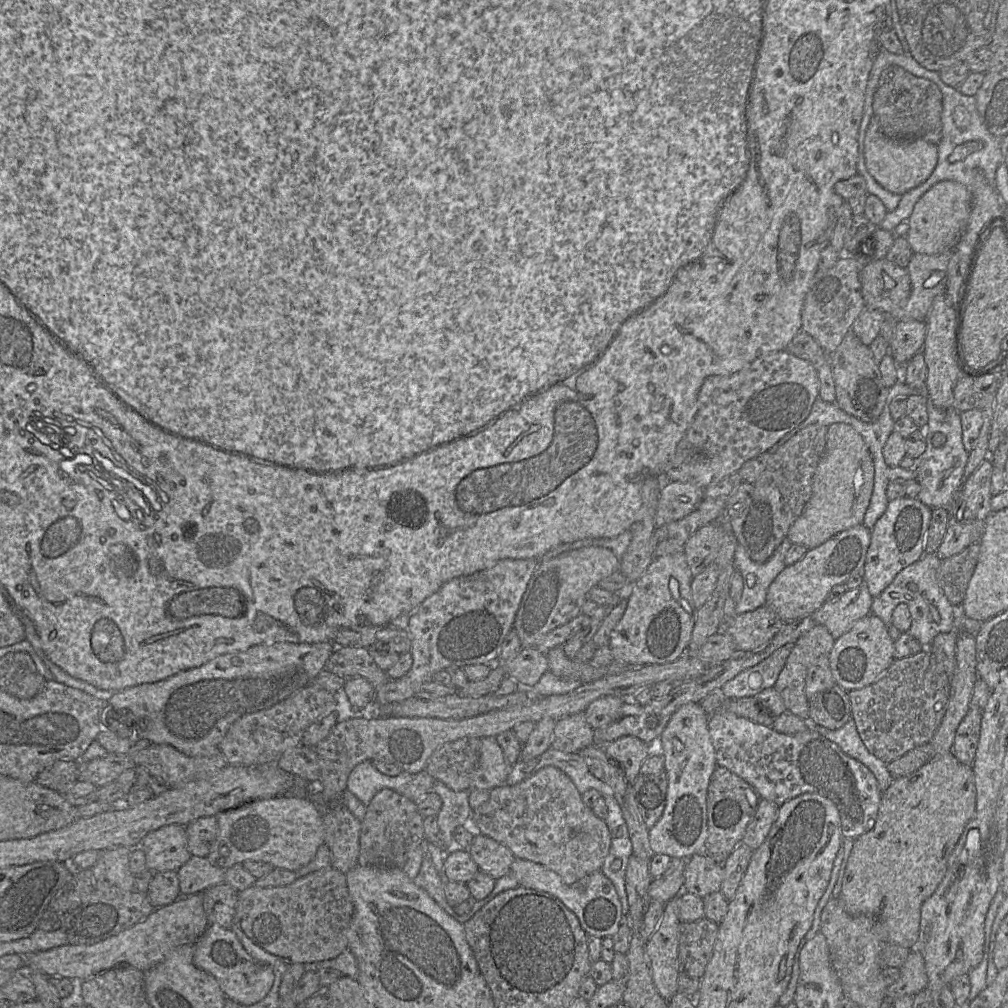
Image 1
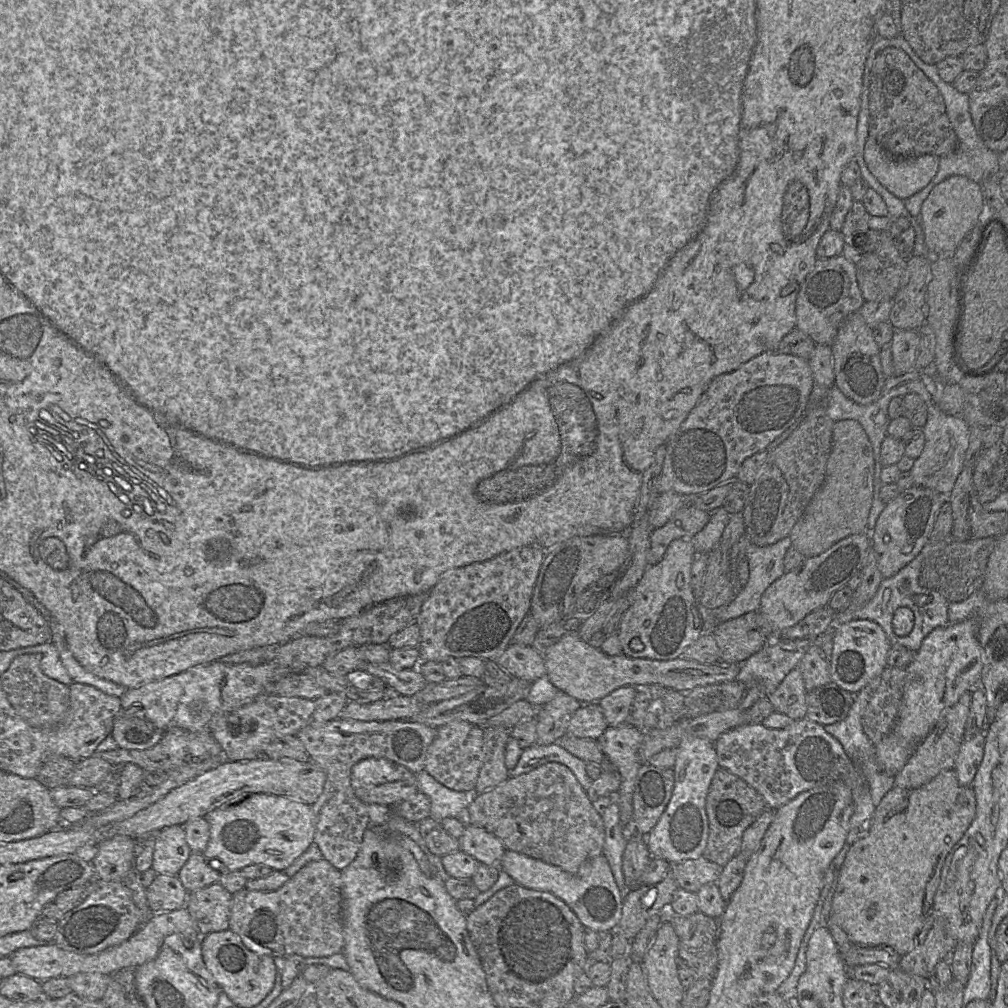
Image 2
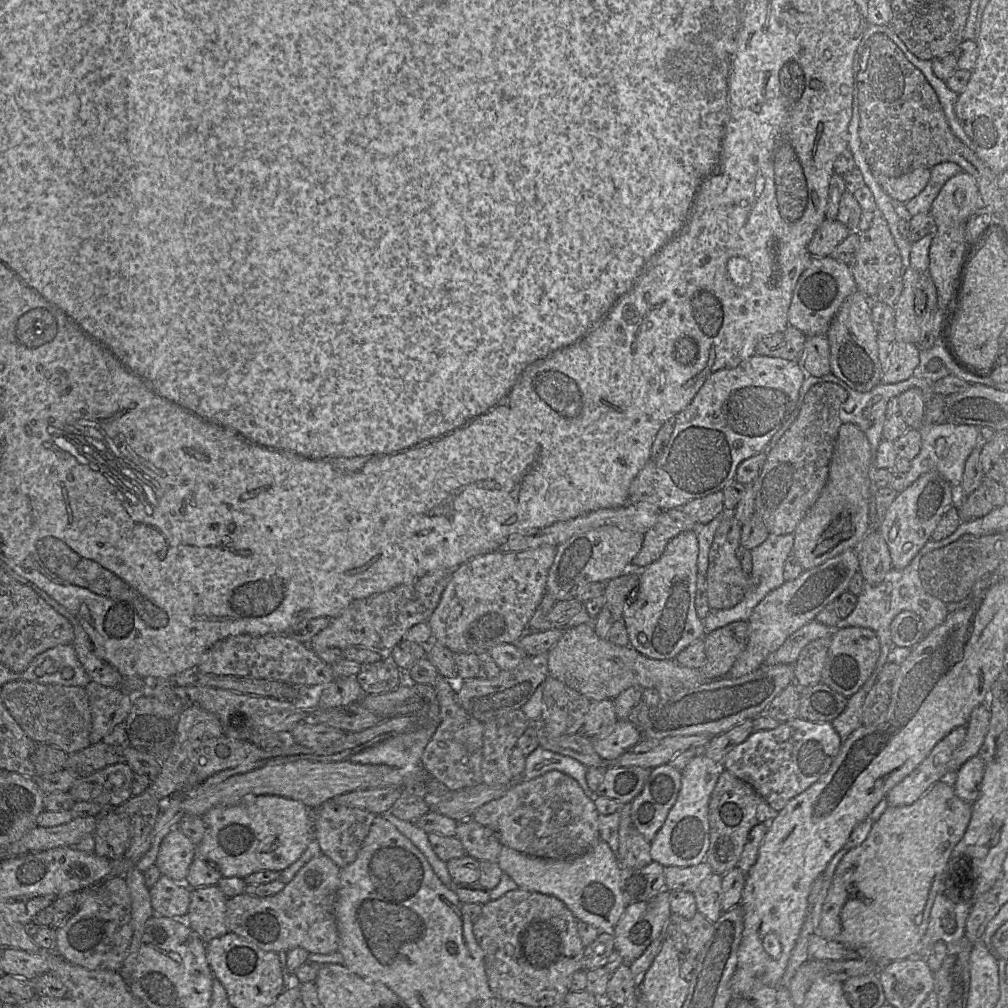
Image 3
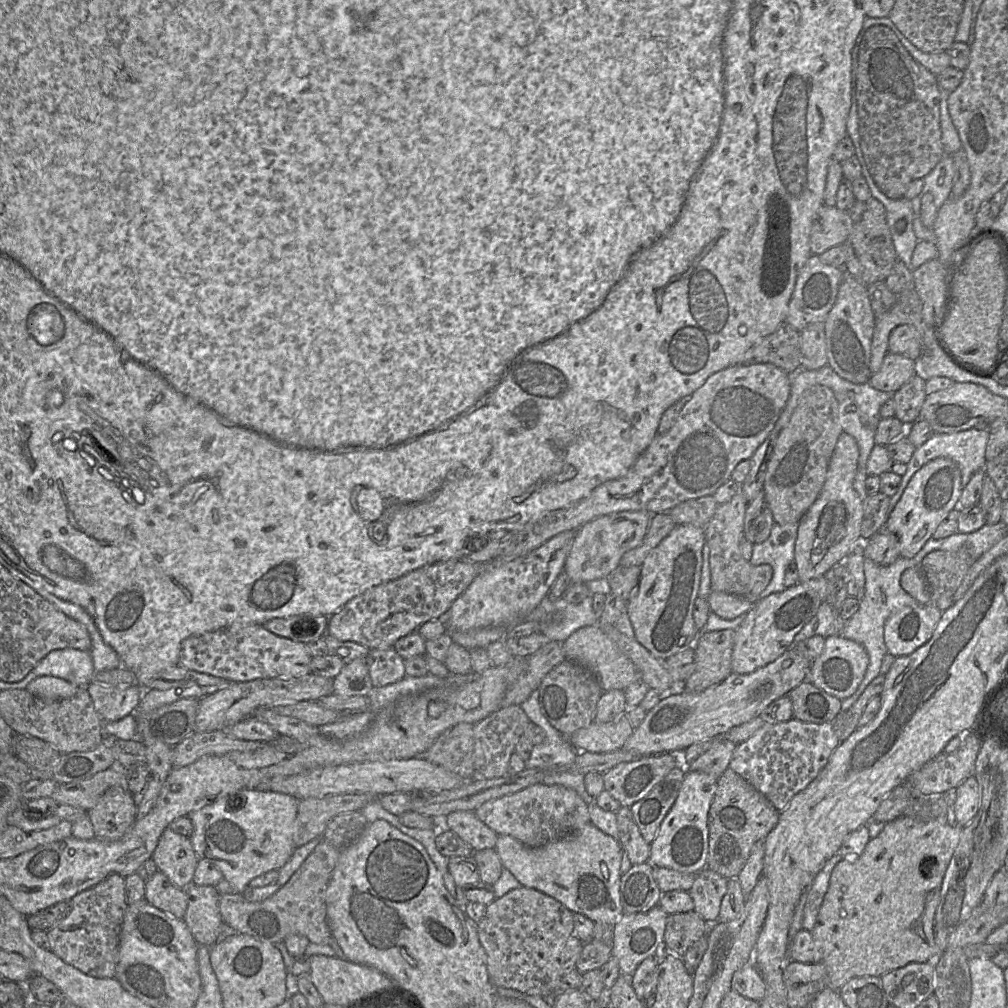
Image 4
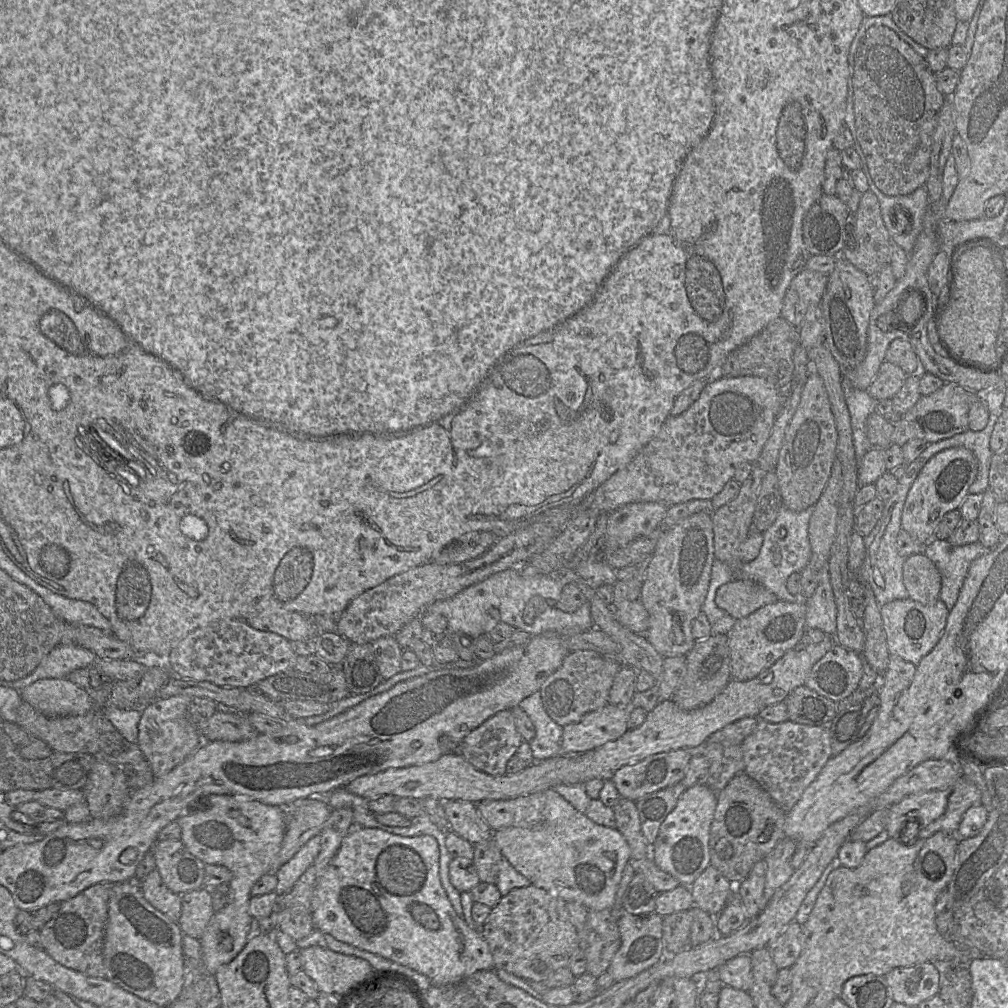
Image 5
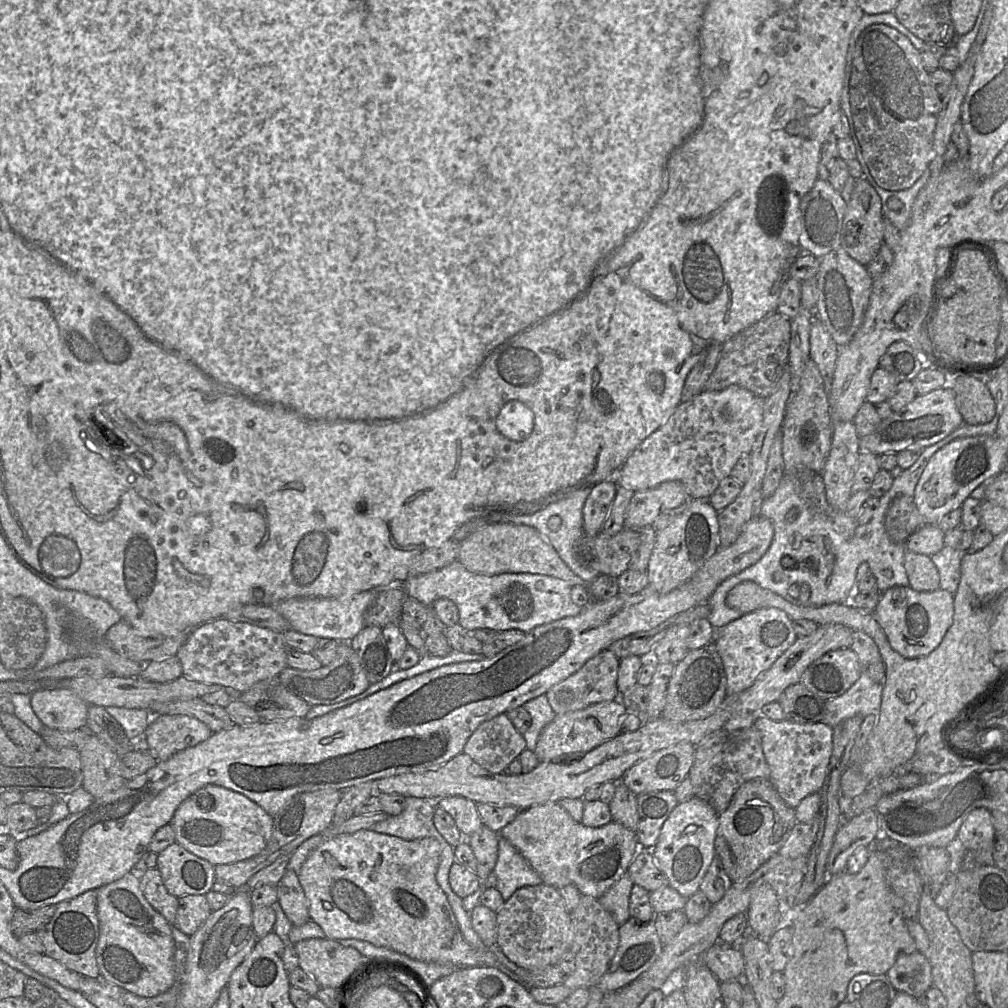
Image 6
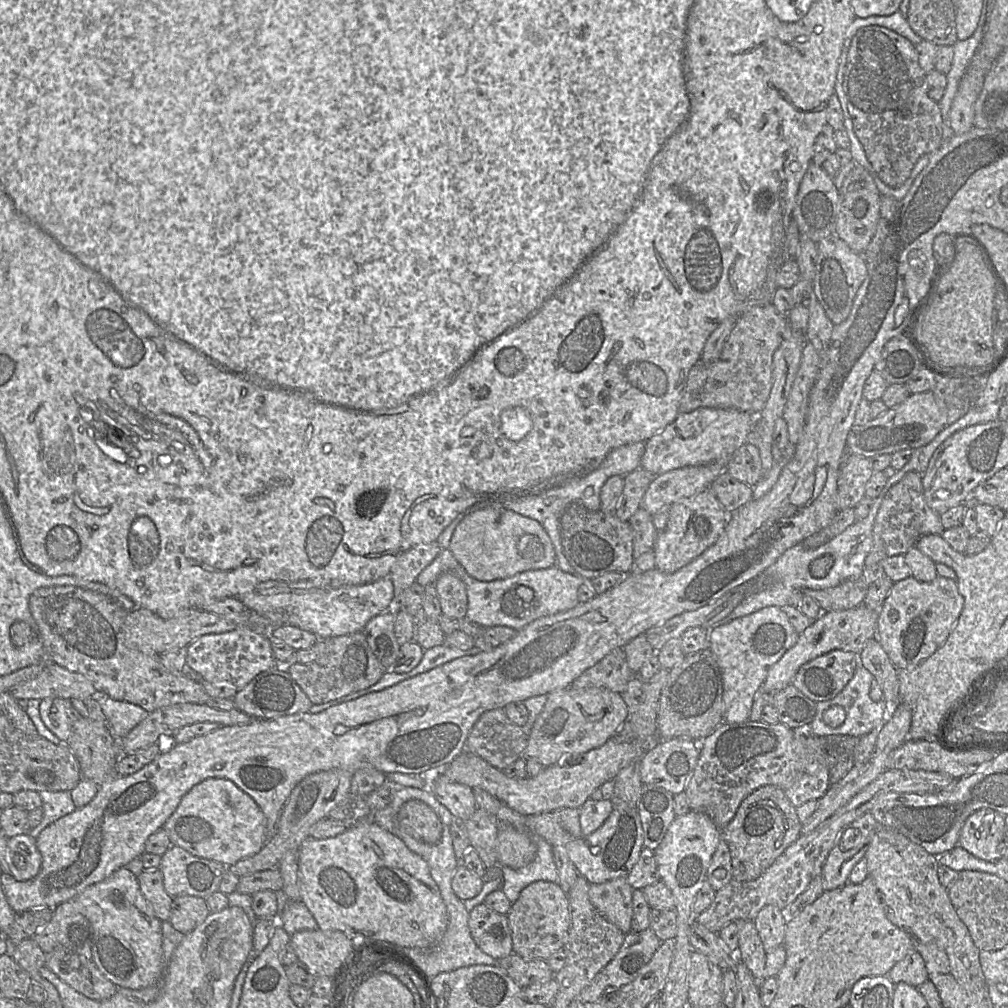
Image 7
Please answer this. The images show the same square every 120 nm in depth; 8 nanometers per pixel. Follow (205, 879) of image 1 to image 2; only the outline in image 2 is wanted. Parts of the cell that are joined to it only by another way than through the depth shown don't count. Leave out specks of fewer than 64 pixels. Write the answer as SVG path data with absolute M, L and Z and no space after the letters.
M191 853L178 874L182 885L189 893L219 883L220 877L220 871L199 853Z

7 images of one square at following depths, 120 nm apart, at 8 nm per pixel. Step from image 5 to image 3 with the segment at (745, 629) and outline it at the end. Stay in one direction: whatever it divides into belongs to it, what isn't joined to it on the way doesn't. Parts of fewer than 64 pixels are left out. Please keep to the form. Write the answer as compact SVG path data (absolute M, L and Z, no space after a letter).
M848 549L819 566L804 570L796 579L785 581L770 591L752 610L748 621L748 640L727 677L738 678L757 669L789 635L800 629L829 603L848 591L849 582L859 570L856 549Z

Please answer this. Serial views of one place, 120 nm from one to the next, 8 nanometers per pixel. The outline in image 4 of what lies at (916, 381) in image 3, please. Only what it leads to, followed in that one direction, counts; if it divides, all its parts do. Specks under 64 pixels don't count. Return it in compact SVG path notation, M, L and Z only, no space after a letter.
M829 365L817 370L800 369L795 374L790 375L791 389L789 399L780 414L773 430L768 435L769 439L776 439L776 435L788 424L791 415L796 408L799 398L805 389L814 385L824 385L830 388L838 402L838 420L843 432L851 435L857 442L859 448L859 458L857 470L853 481L853 487L859 497L864 501L867 498L865 480L868 475L866 472L867 461L870 453L875 446L874 436L880 419L880 408L894 393L883 392L873 388L868 382L854 384L841 378Z

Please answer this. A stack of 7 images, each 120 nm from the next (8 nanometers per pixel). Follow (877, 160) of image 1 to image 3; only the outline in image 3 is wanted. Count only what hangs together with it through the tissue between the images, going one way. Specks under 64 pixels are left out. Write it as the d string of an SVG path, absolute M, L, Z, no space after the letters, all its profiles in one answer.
M917 168L899 177L886 177L877 173L873 175L892 200L907 203L926 187L930 179L930 169Z

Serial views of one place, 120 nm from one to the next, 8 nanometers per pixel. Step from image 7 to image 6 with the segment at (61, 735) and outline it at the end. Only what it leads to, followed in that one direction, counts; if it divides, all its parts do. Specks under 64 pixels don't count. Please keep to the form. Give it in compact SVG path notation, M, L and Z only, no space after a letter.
M68 688L40 689L31 694L31 707L44 726L61 731L86 728L89 705Z

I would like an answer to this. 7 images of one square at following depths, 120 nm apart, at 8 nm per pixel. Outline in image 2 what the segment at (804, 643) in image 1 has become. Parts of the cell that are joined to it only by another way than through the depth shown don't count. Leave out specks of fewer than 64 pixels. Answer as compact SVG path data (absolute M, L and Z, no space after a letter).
M797 666L786 675L768 699L774 712L799 721L806 718L806 693L802 674Z

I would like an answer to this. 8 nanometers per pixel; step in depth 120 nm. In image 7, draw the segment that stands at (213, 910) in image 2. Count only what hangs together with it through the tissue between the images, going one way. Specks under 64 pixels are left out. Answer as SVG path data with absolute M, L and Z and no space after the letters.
M178 896L173 898L169 922L175 930L186 935L199 926L209 914L205 899Z

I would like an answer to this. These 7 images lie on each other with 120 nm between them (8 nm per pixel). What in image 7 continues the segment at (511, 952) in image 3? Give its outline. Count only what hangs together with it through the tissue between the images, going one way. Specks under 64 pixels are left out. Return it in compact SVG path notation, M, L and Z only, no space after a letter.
M532 882L521 890L506 916L511 930L514 954L527 960L547 960L552 954L563 949L571 916L567 893L558 883Z

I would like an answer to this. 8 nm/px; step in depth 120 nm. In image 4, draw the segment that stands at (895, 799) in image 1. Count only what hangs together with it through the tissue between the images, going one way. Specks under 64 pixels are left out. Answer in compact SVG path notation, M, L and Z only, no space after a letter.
M950 814L950 821L921 821L921 820L918 820L918 819L915 819L909 816L902 815L901 817L891 822L886 823L883 830L880 832L880 834L876 836L875 838L870 839L870 841L867 843L862 854L860 854L859 856L852 857L852 858L843 858L835 865L835 867L832 870L831 876L830 876L828 889L824 895L823 901L821 903L821 906L820 906L820 909L819 909L819 912L816 918L816 923L811 931L814 942L822 955L821 963L825 966L826 971L827 971L828 986L826 988L831 988L833 990L839 990L846 982L848 982L850 979L854 977L882 976L883 974L891 970L895 970L897 968L903 967L911 962L934 962L935 959L937 959L941 955L943 951L938 947L938 945L935 943L935 940L934 940L935 913L936 913L936 909L937 909L937 906L940 900L940 892L941 892L941 885L942 885L943 877L947 870L947 867L950 864L952 857L954 856L954 851L959 844L959 841L961 838L961 829L962 827L958 826L955 822L951 821L951 814Z

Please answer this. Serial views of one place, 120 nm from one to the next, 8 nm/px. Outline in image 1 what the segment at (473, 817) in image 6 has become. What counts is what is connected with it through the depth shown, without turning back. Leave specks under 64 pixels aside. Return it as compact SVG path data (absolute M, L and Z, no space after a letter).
M475 834L467 849L480 871L495 880L510 872L515 856L509 848L483 834Z

